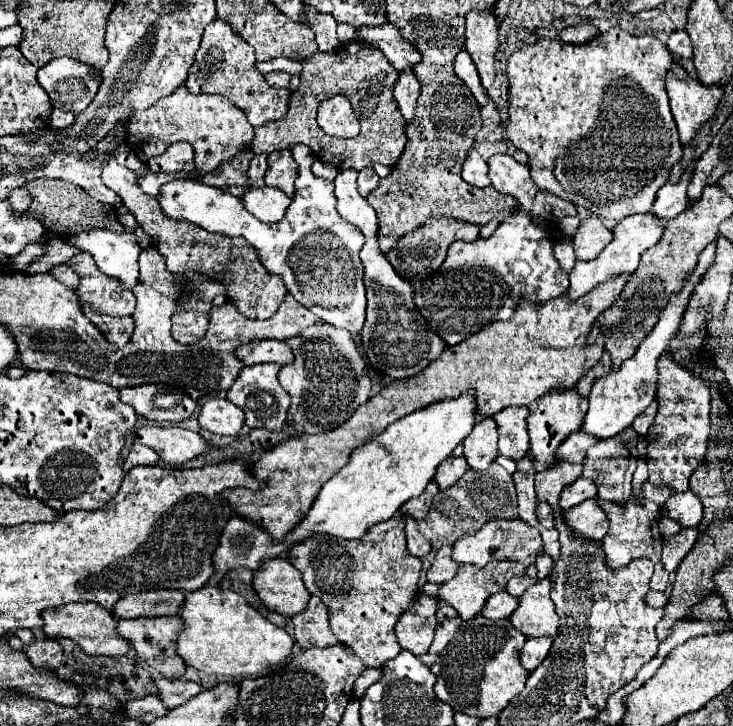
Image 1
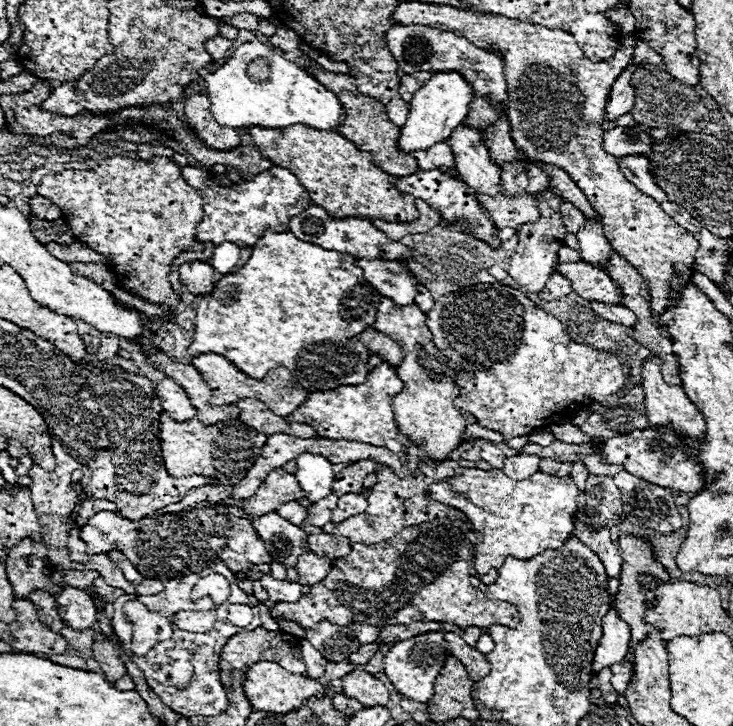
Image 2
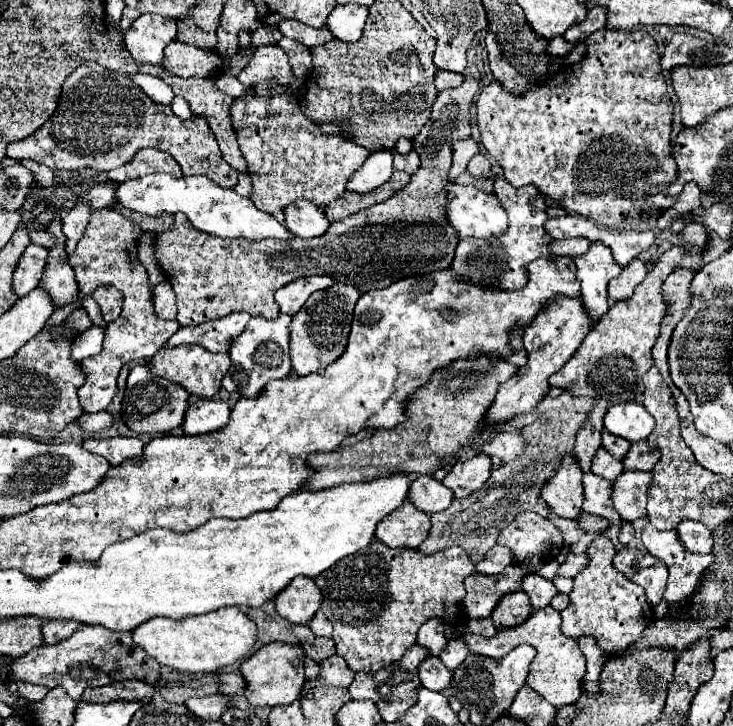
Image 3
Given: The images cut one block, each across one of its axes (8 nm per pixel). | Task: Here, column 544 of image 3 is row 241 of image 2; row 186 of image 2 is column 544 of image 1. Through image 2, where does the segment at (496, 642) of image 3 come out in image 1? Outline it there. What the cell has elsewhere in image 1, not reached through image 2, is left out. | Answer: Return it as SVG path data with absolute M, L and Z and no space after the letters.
M550 578L530 586L520 598L518 610L510 616L510 624L526 638L554 638L558 632L558 614L554 610L554 602L550 600L550 588Z

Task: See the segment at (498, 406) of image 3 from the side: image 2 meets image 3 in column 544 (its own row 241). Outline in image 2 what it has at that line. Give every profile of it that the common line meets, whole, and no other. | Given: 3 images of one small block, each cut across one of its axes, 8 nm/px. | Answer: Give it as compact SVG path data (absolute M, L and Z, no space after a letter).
M310 204L304 212L296 214L288 222L288 230L296 234L296 238L304 242L312 242L316 246L324 246L326 250L344 250L346 254L352 254L354 258L408 258L410 252L400 242L394 242L386 238L384 232L376 230L366 218L332 218L326 214L324 208Z

